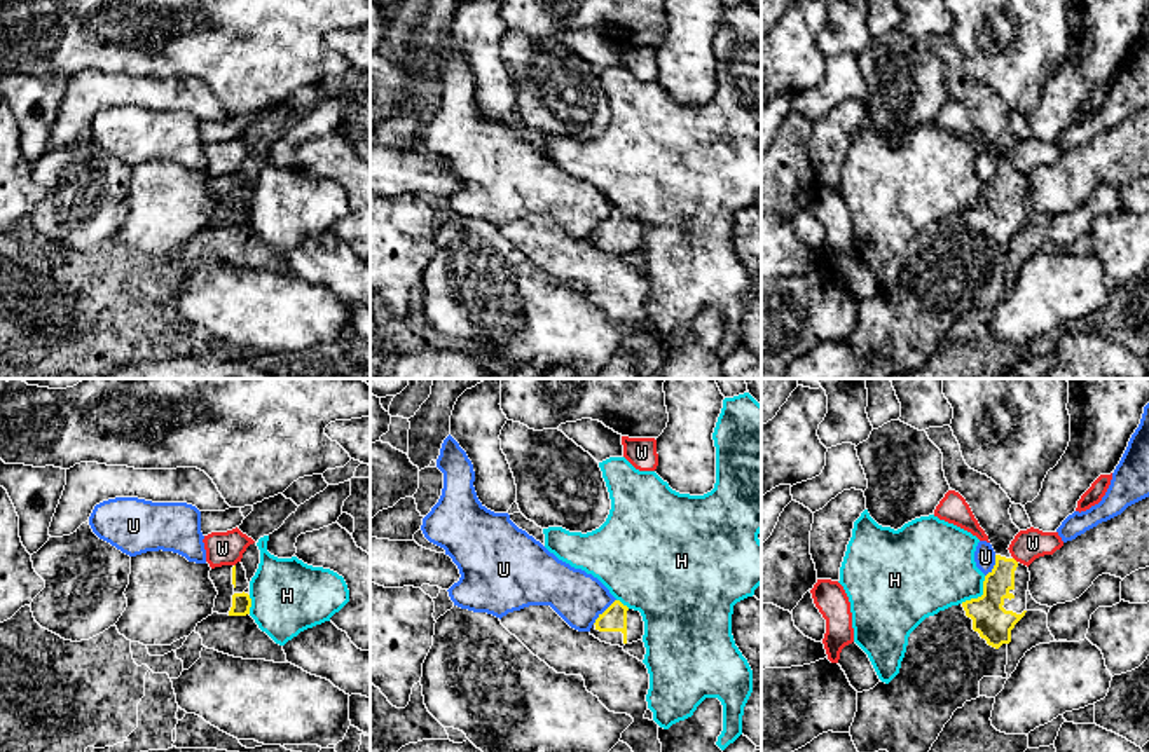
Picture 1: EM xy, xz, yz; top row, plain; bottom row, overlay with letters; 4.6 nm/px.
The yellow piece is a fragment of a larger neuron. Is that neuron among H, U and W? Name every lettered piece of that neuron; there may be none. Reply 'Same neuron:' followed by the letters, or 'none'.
Same neuron: none

